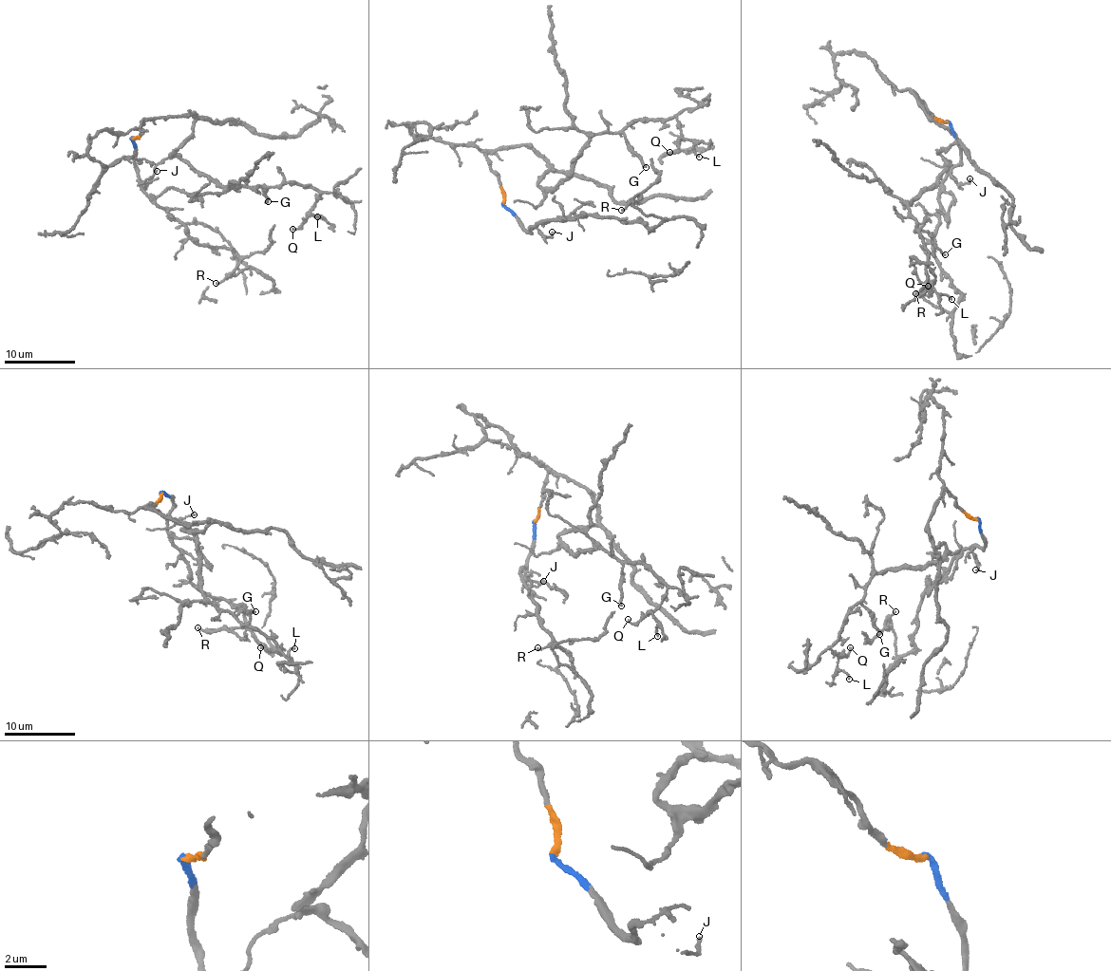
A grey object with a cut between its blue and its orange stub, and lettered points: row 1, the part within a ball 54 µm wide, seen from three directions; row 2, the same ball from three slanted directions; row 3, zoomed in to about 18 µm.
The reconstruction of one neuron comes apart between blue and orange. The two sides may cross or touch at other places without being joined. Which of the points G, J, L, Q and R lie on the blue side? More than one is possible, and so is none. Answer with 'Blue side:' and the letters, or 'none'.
Blue side: J, R

